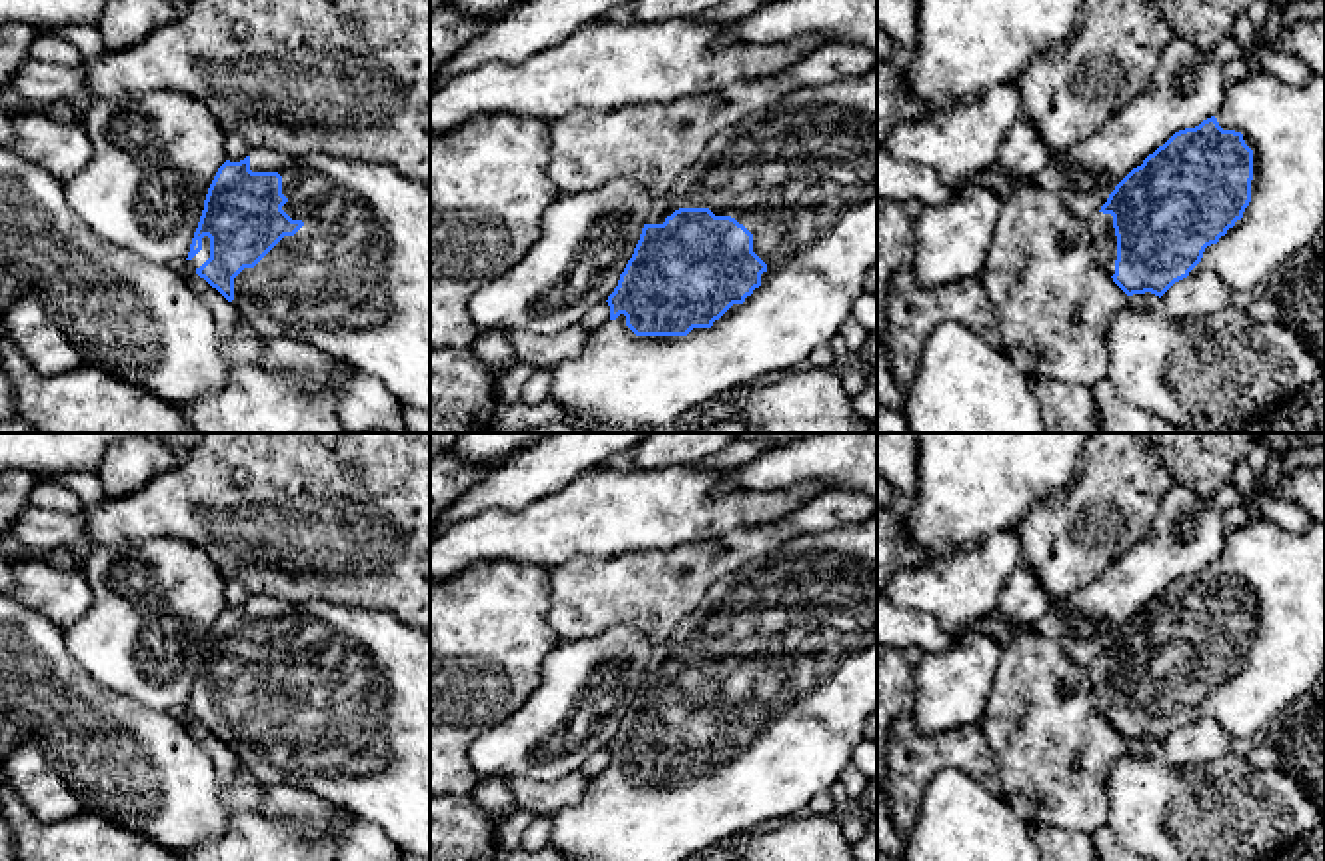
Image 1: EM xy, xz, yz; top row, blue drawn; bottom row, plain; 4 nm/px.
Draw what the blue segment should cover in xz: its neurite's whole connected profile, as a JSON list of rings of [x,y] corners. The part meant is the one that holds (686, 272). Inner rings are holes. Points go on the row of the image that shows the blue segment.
[[[877,68],[833,84],[797,88],[779,102],[753,112],[715,134],[699,160],[660,198],[652,200],[640,240],[608,296],[610,318],[592,330],[586,346],[550,372],[548,398],[566,412],[602,428],[650,430],[675,422],[687,410],[737,392],[747,382],[771,372],[785,372],[807,360],[819,346],[839,334],[855,300],[865,292],[865,274],[877,264]]]

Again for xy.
[[[250,146],[244,160],[226,160],[218,168],[186,260],[200,278],[240,310],[260,336],[306,342],[360,372],[376,376],[402,406],[418,408],[430,416],[430,184],[410,180],[380,162],[348,160],[326,152],[292,158],[276,150]]]

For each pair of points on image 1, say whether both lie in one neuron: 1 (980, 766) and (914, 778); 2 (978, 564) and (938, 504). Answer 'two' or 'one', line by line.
1: one
2: two

